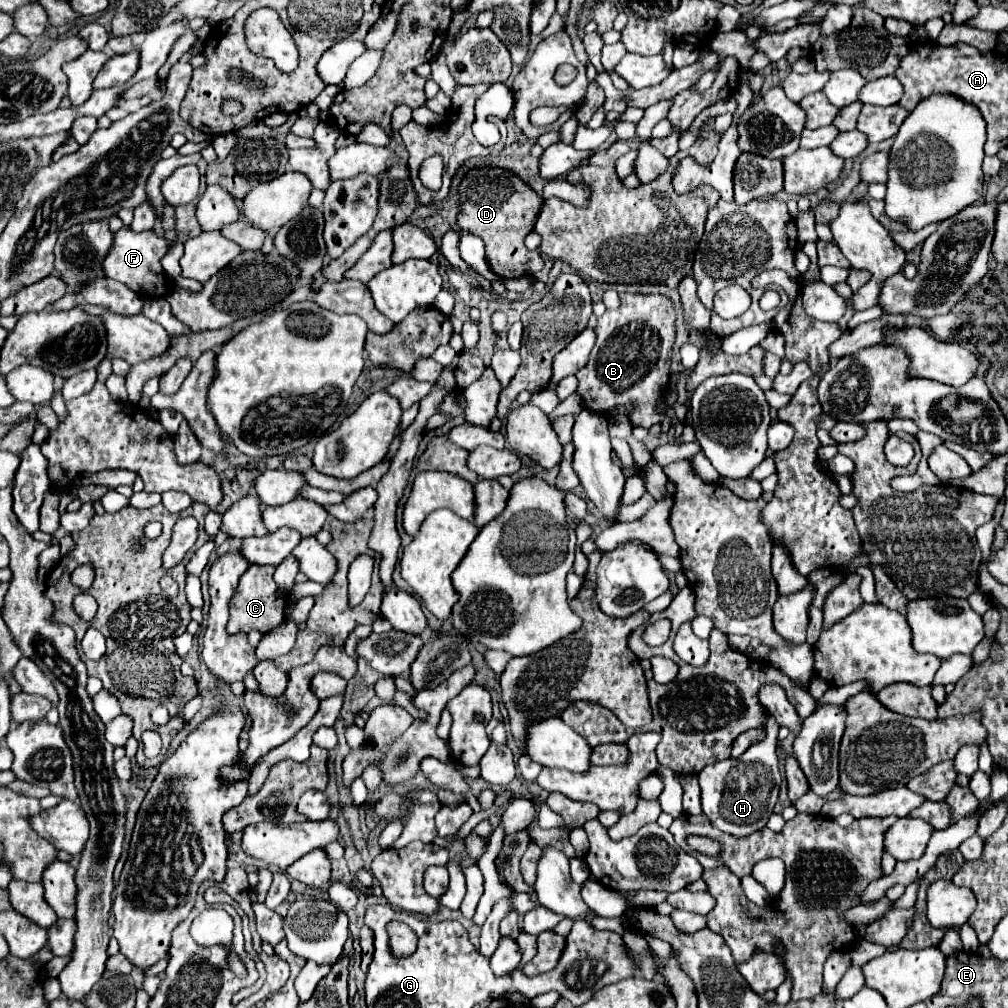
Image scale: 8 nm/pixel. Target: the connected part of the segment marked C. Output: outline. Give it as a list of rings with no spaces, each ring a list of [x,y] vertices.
[[[250,565],[246,573],[240,577],[238,589],[230,599],[230,621],[228,621],[230,633],[238,633],[238,631],[248,633],[252,629],[260,633],[268,633],[286,621],[288,595],[282,589],[278,589],[272,575],[274,575],[272,565]]]

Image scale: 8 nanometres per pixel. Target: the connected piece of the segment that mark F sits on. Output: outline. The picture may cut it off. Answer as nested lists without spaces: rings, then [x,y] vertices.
[[[124,227],[114,235],[112,251],[104,259],[106,277],[124,283],[128,289],[138,293],[140,297],[166,297],[166,293],[170,291],[170,279],[166,277],[160,259],[170,251],[170,247],[174,243],[176,243],[176,239],[156,235],[154,231],[134,233],[132,229]]]

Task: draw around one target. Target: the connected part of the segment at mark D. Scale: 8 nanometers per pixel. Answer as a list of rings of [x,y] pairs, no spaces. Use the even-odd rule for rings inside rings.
[[[472,169],[460,185],[460,213],[458,227],[478,235],[486,245],[486,259],[494,273],[502,279],[530,277],[544,267],[536,251],[526,249],[524,237],[534,227],[540,213],[542,197],[538,197],[526,183],[504,169]]]

